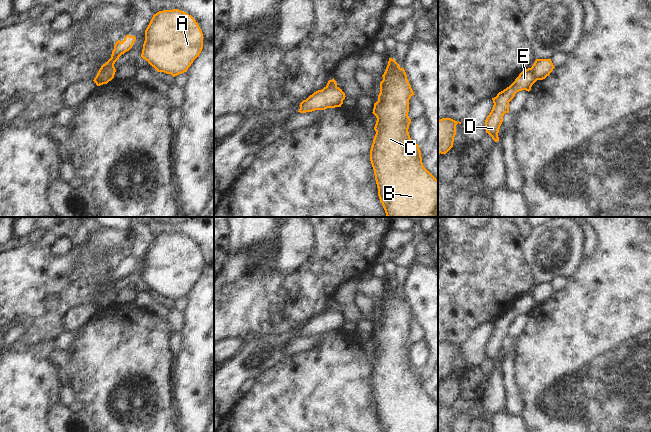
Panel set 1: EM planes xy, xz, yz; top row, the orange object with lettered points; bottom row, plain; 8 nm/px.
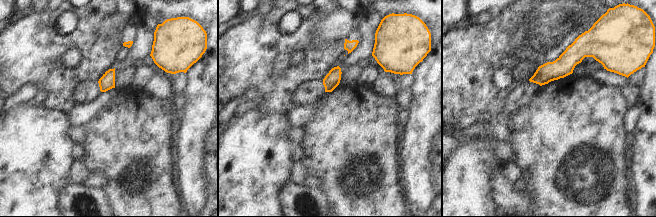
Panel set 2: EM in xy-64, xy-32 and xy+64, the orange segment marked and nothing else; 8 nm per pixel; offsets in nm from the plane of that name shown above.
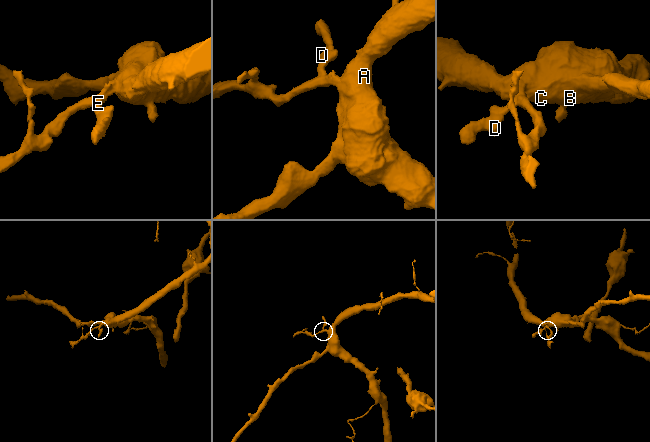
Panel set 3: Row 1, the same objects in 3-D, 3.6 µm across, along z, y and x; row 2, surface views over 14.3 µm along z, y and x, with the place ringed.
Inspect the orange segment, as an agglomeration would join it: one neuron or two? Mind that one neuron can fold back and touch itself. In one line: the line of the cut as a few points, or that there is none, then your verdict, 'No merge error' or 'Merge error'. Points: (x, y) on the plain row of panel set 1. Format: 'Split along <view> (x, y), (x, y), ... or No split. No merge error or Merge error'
Split along xy (113, 298), (101, 298), (95, 306). Merge error

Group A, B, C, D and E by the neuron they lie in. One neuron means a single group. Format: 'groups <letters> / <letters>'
groups A B C / D E

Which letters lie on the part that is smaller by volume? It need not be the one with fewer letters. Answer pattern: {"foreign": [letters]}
{"foreign": ["D", "E"]}

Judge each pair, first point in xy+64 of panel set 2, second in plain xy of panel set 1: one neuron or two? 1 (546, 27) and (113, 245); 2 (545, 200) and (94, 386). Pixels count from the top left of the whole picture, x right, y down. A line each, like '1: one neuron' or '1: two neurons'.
1: one neuron
2: one neuron

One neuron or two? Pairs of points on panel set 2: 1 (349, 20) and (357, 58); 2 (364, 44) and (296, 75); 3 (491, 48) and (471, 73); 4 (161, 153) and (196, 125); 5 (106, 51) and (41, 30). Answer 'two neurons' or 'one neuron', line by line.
1: two neurons
2: two neurons
3: one neuron
4: two neurons
5: one neuron

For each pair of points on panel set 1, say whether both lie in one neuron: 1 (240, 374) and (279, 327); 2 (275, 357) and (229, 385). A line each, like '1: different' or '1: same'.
1: same
2: same

